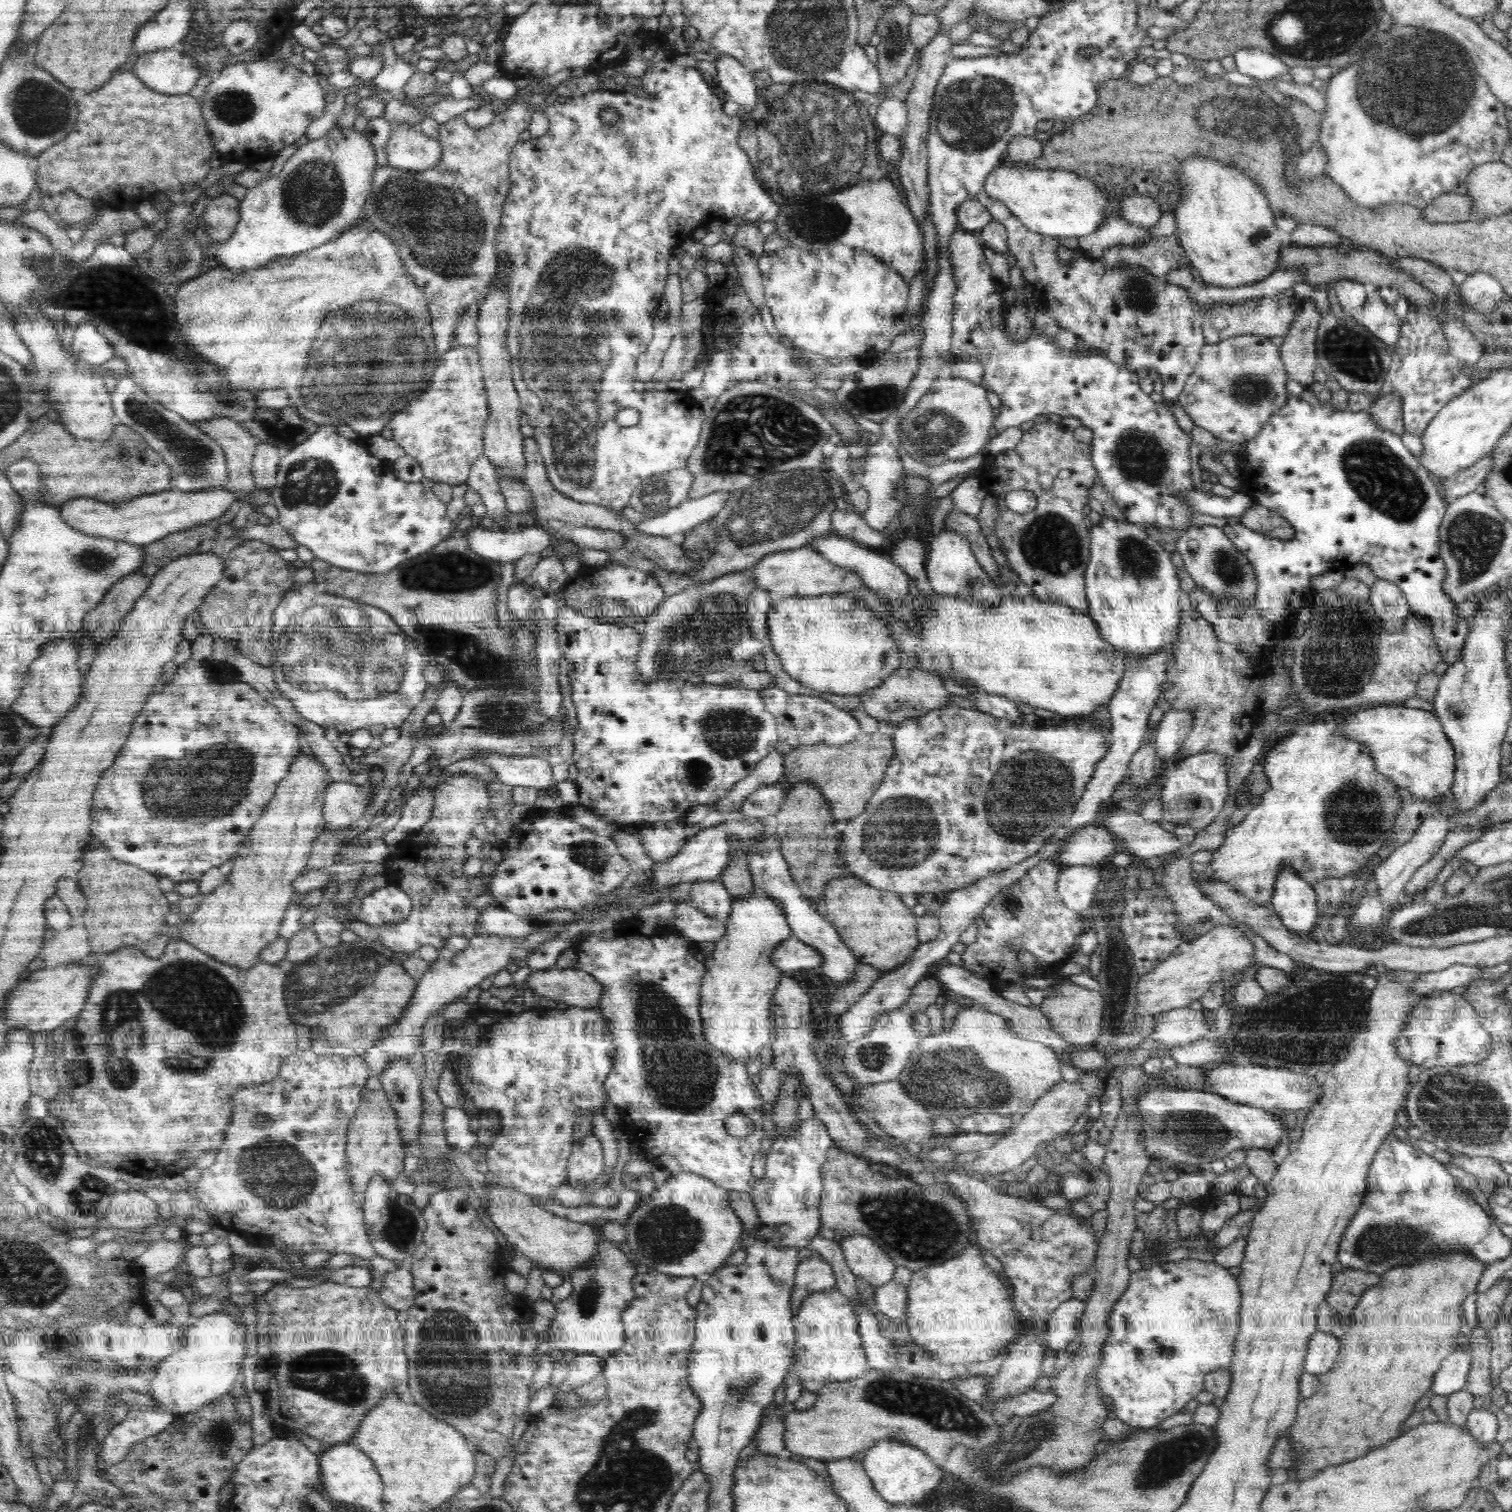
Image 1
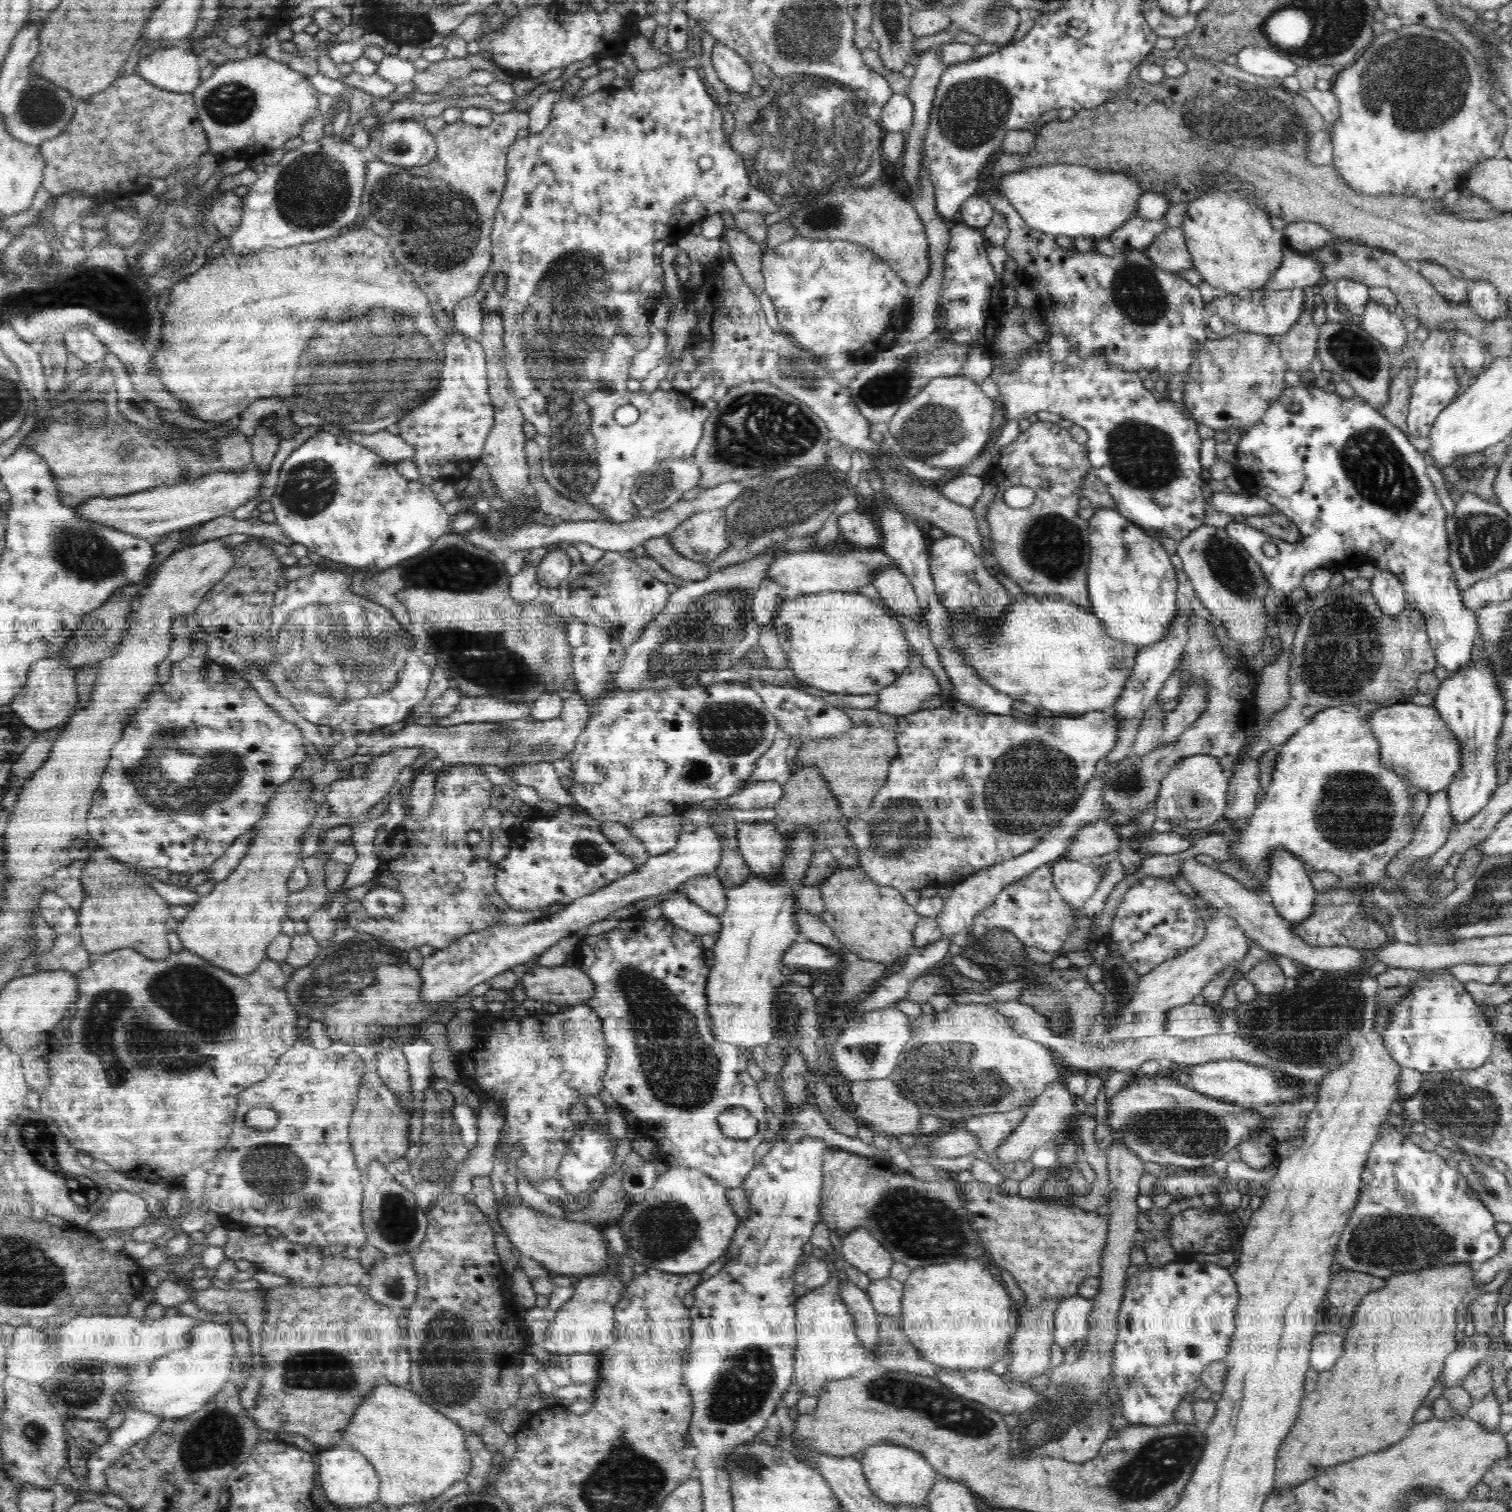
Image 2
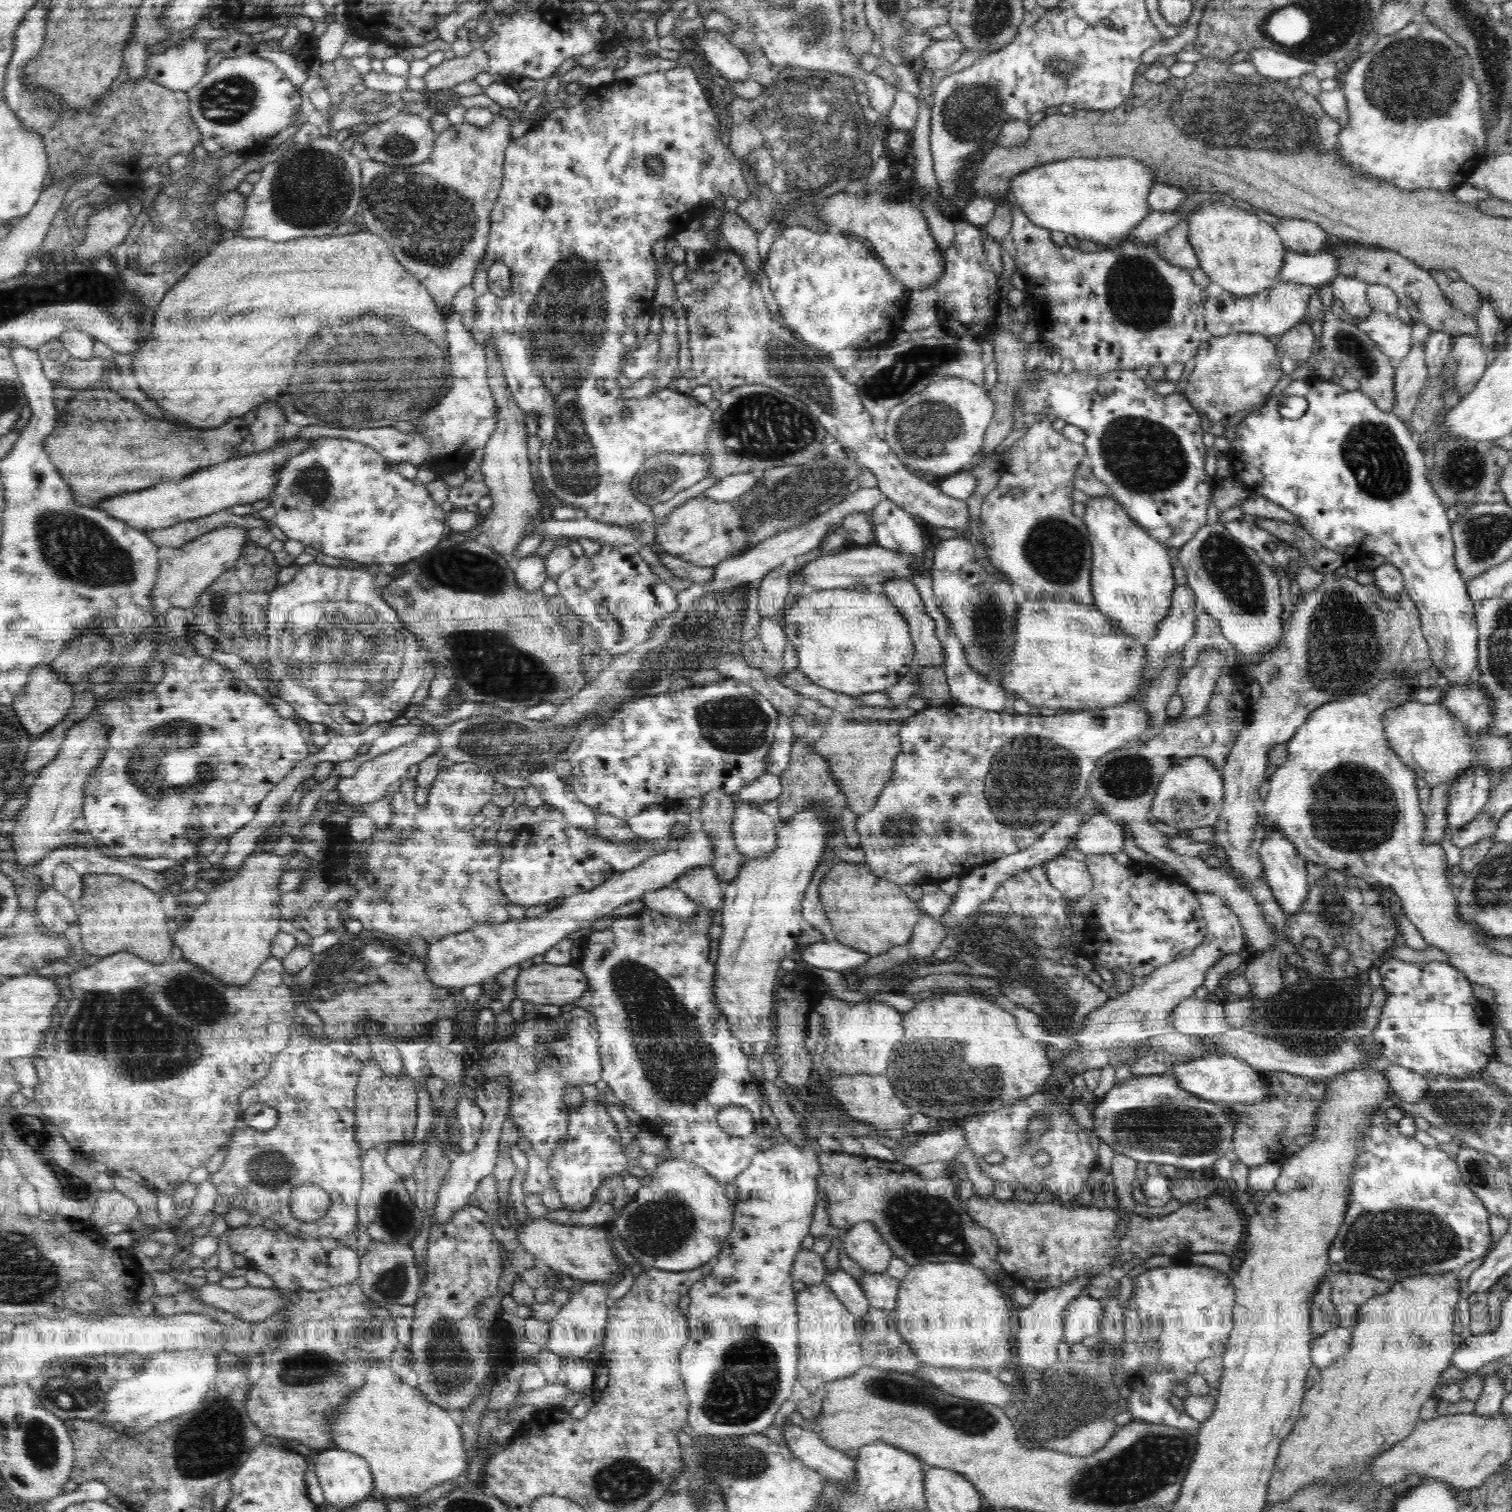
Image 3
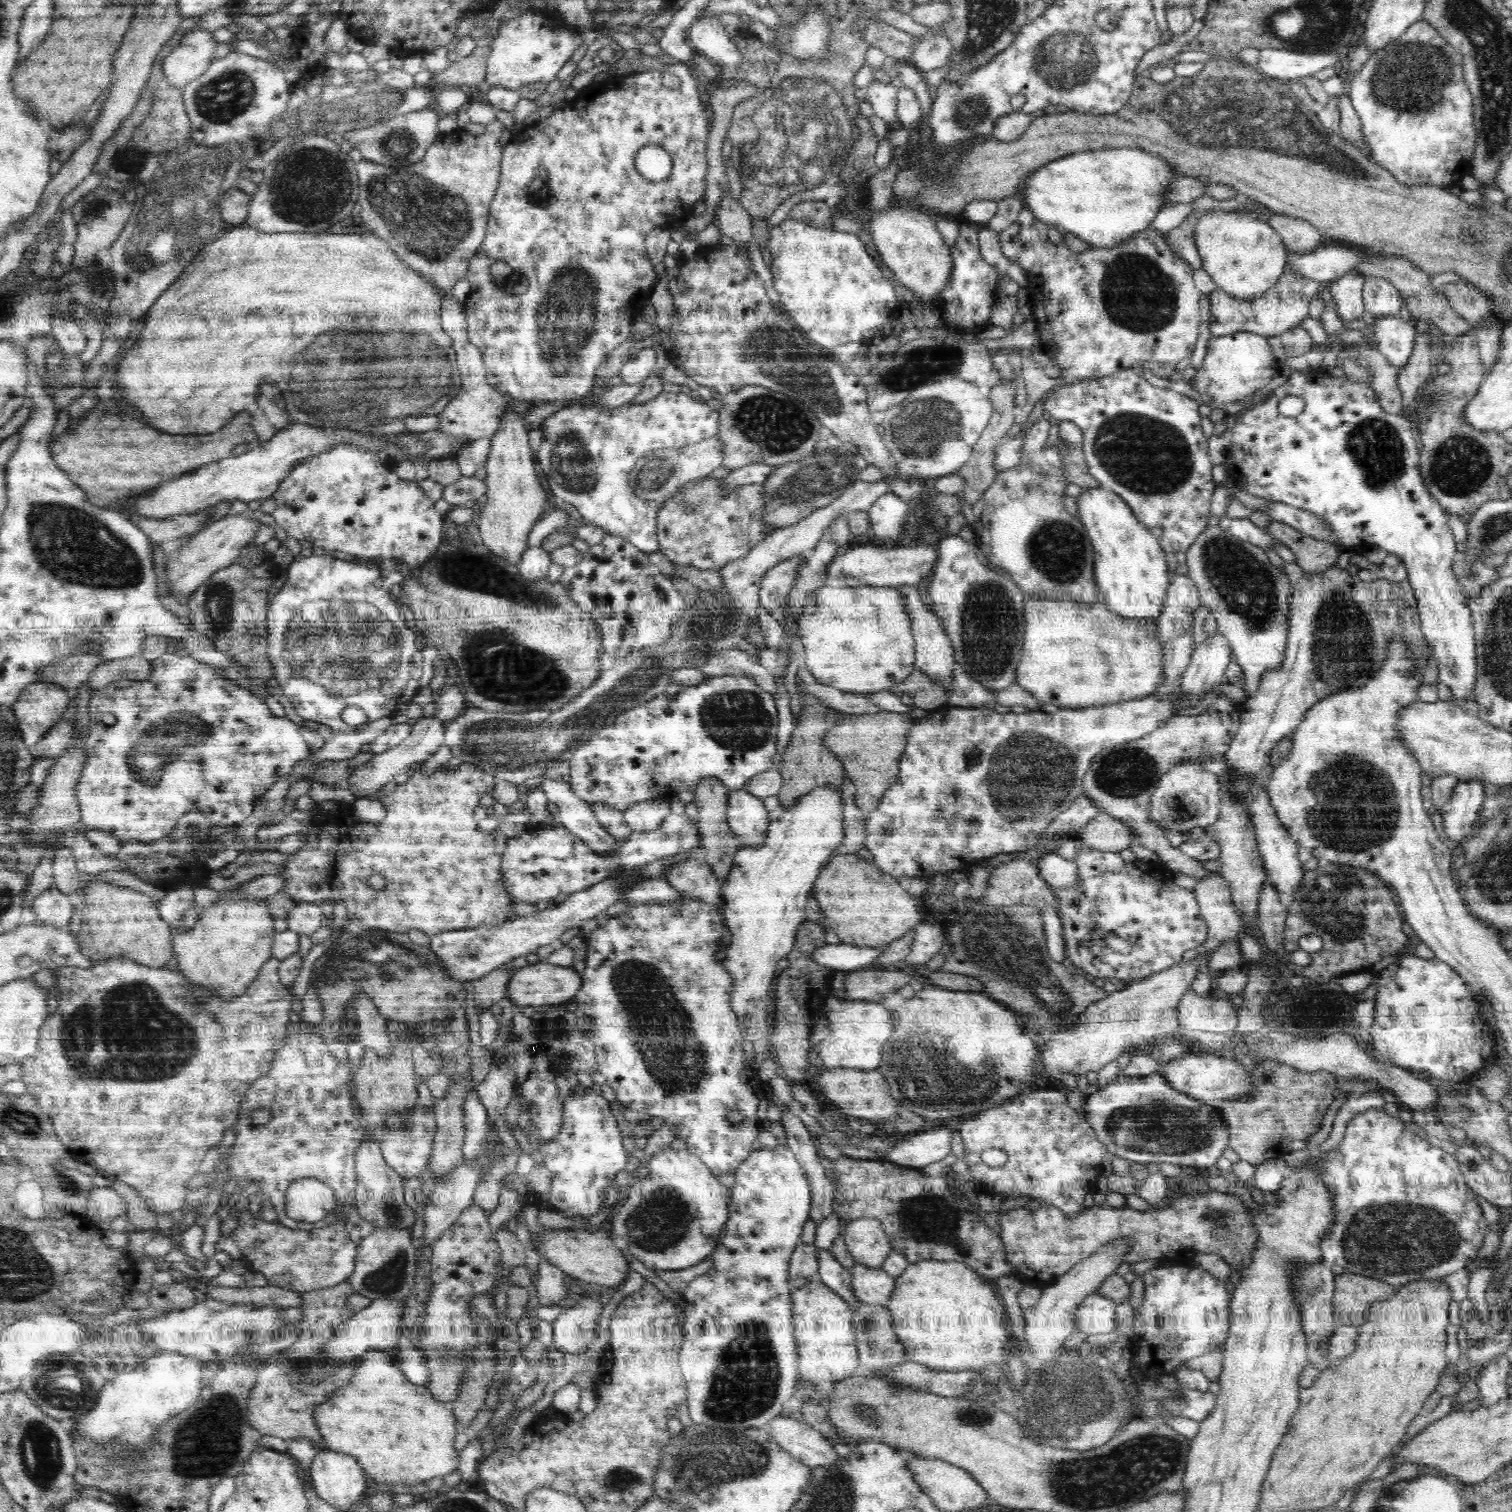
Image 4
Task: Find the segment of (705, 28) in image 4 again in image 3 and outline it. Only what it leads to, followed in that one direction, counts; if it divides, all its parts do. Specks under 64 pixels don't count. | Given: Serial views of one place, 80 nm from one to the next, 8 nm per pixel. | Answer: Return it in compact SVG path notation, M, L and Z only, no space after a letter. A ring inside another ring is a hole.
M718 29L708 30L707 33L694 35L701 49L701 56L708 60L711 68L720 72L726 81L745 82L750 79L750 65L744 53L736 48Z

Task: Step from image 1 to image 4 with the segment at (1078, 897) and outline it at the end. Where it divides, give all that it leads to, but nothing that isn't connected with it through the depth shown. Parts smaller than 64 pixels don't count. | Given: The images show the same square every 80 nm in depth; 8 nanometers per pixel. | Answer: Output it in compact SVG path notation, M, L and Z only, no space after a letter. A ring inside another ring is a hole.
M1055 852L1044 854L1035 864L1038 873L1053 888L1076 888L1080 884L1074 861L1066 860Z

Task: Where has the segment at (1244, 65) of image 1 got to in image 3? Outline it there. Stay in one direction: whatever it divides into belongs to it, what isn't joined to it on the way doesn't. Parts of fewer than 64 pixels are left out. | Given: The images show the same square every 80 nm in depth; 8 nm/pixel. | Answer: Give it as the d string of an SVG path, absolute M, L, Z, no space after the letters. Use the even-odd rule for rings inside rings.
M1266 47L1249 50L1249 62L1257 72L1274 81L1286 81L1301 74L1313 72L1312 62L1304 62L1300 58L1292 58L1288 54L1282 54Z

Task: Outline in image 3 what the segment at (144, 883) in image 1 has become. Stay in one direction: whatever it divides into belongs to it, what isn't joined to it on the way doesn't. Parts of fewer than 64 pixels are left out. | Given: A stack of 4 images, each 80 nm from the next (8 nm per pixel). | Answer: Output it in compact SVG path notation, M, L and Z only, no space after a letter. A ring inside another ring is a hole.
M108 873L85 874L83 885L82 897L74 906L87 955L100 958L130 952L152 964L164 964L171 960L174 944L167 930L170 919L157 893L140 883Z

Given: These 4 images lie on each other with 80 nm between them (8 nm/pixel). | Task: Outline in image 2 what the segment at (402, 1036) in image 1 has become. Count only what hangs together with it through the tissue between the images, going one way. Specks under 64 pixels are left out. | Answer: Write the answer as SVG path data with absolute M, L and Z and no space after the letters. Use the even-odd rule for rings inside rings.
M710 824L698 826L694 832L680 834L676 846L670 852L650 856L644 866L635 868L626 876L596 890L594 894L586 894L583 898L574 900L558 914L518 927L492 924L489 928L456 938L447 948L438 949L424 960L420 970L421 1002L442 1004L456 996L466 995L472 987L487 983L494 976L509 971L514 966L527 963L531 958L546 952L562 938L570 937L580 928L606 919L613 911L660 893L679 890L690 878L702 874L715 874L720 864L720 856L722 856L722 839L716 829Z

